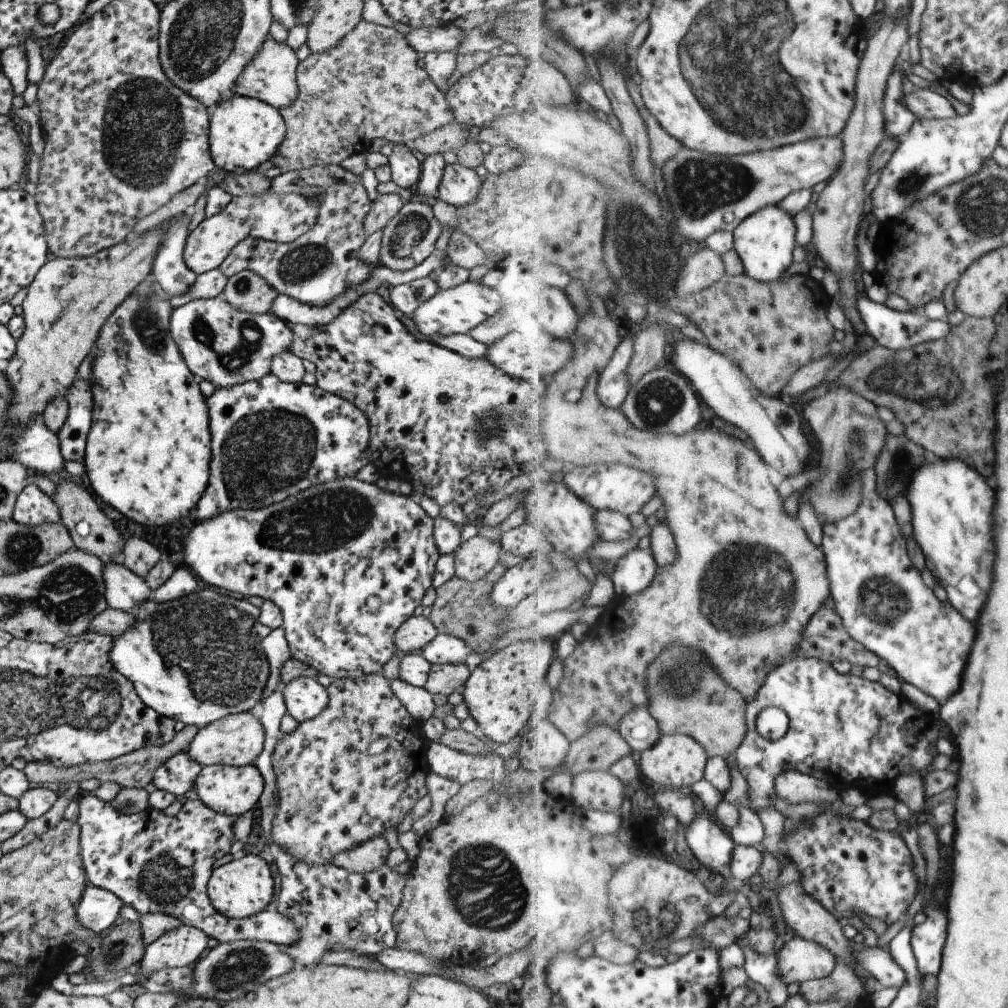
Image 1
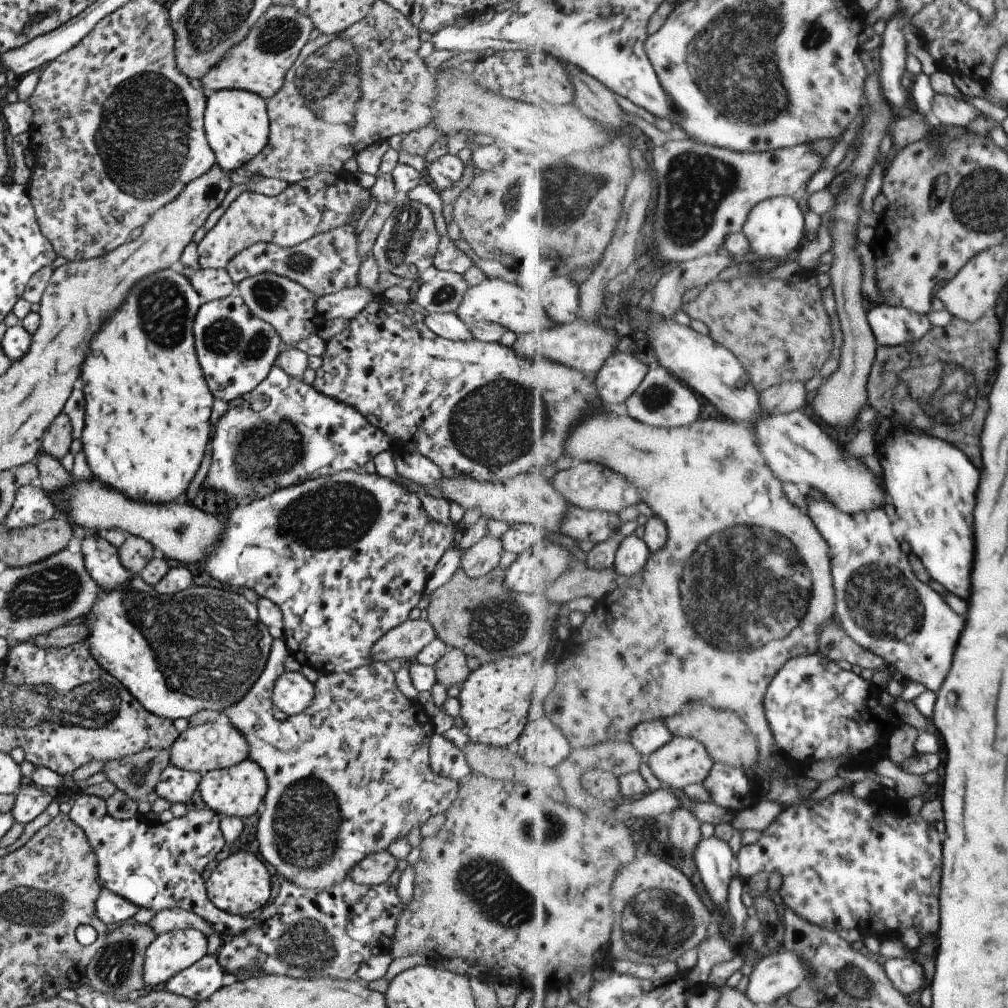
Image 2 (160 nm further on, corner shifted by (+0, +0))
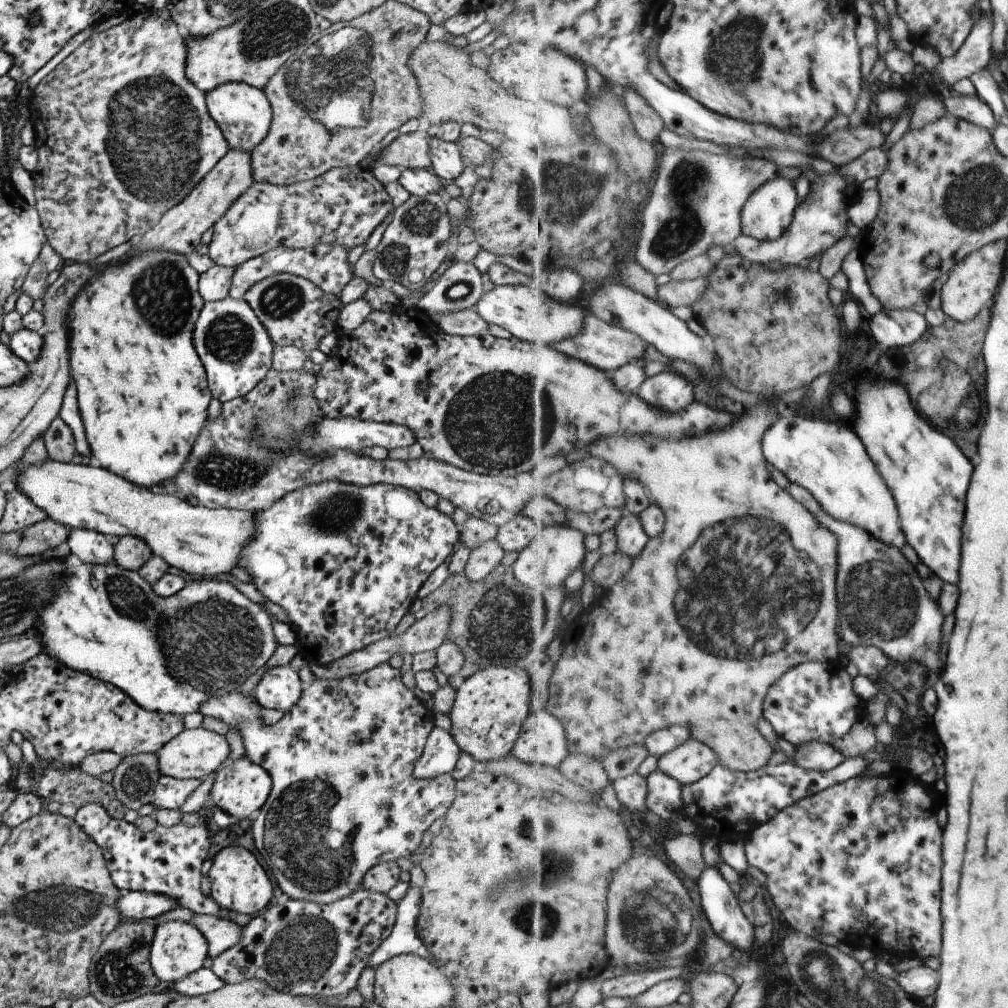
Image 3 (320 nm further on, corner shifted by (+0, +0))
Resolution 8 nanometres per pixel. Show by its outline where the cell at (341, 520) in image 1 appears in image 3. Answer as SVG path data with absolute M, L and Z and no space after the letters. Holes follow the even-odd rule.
M323 481L284 494L278 501L270 504L269 508L254 511L253 514L254 535L238 556L237 566L240 566L249 574L249 582L253 583L255 588L267 600L278 604L287 612L290 620L289 624L296 632L296 641L293 644L296 648L296 654L303 656L307 664L328 665L339 657L344 657L346 654L359 650L372 642L393 635L393 630L395 630L399 620L405 616L405 613L409 612L411 603L416 599L421 584L427 580L429 574L437 566L447 561L447 558L453 552L454 546L459 542L459 531L457 531L457 526L449 515L442 513L435 507L428 507L423 504L418 497L418 493L413 489L409 490L381 483L358 487L337 481Z

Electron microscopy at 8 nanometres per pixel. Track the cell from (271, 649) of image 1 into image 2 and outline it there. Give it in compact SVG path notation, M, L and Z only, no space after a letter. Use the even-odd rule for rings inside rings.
M273 639L268 659L253 686L236 703L229 705L220 714L222 715L222 720L229 721L229 724L241 733L248 746L248 758L252 758L261 767L266 776L267 790L263 798L263 812L259 813L257 825L255 826L255 838L257 839L259 854L265 862L269 862L273 866L279 879L288 880L301 888L328 891L332 886L345 880L351 867L355 866L369 853L385 851L393 840L406 837L411 828L421 826L431 816L445 812L456 797L459 783L456 780L430 772L428 765L428 742L434 734L432 721L427 718L421 704L405 698L399 692L394 683L394 672L389 669L387 664L381 661L371 661L369 664L358 666L356 669L347 672L318 675L317 680L313 684L314 697L312 701L300 713L288 716L283 722L275 720L272 717L274 709L270 699L270 690L276 677L281 674L283 655L286 653L284 641Z

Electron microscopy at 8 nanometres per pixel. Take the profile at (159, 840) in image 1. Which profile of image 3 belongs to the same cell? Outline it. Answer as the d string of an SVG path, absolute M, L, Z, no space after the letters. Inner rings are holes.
M97 803L79 807L73 818L99 847L107 872L118 889L166 894L166 897L177 901L178 906L189 908L197 915L220 917L220 906L199 891L199 880L205 870L204 860L209 848L209 831L203 826L185 826L182 823L170 827L157 825L152 831L144 833L133 823L111 818Z

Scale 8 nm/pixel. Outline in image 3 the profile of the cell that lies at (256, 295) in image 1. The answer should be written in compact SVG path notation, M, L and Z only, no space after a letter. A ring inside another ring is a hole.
M285 272L256 282L242 299L264 326L273 345L293 345L305 354L317 349L323 336L337 330L336 320L343 305L338 296L325 294L309 280Z

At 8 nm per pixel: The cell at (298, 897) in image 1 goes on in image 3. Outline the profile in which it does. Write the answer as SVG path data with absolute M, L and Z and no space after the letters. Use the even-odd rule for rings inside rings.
M361 888L328 905L283 898L242 926L239 940L212 958L210 969L224 983L233 984L255 979L272 989L298 997L336 996L343 999L355 989L356 980L367 964L367 958L389 936L396 917L396 904L387 895Z

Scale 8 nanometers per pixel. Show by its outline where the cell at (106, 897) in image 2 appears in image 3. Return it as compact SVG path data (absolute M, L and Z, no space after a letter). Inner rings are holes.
M126 891L117 899L117 910L123 920L139 920L140 918L156 918L177 907L178 902L166 894L157 894L147 891Z

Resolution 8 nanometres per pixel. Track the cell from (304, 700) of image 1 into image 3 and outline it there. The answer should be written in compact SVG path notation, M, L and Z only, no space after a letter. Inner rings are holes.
M289 665L267 669L259 679L252 695L259 706L286 713L298 701L304 687L297 672Z

